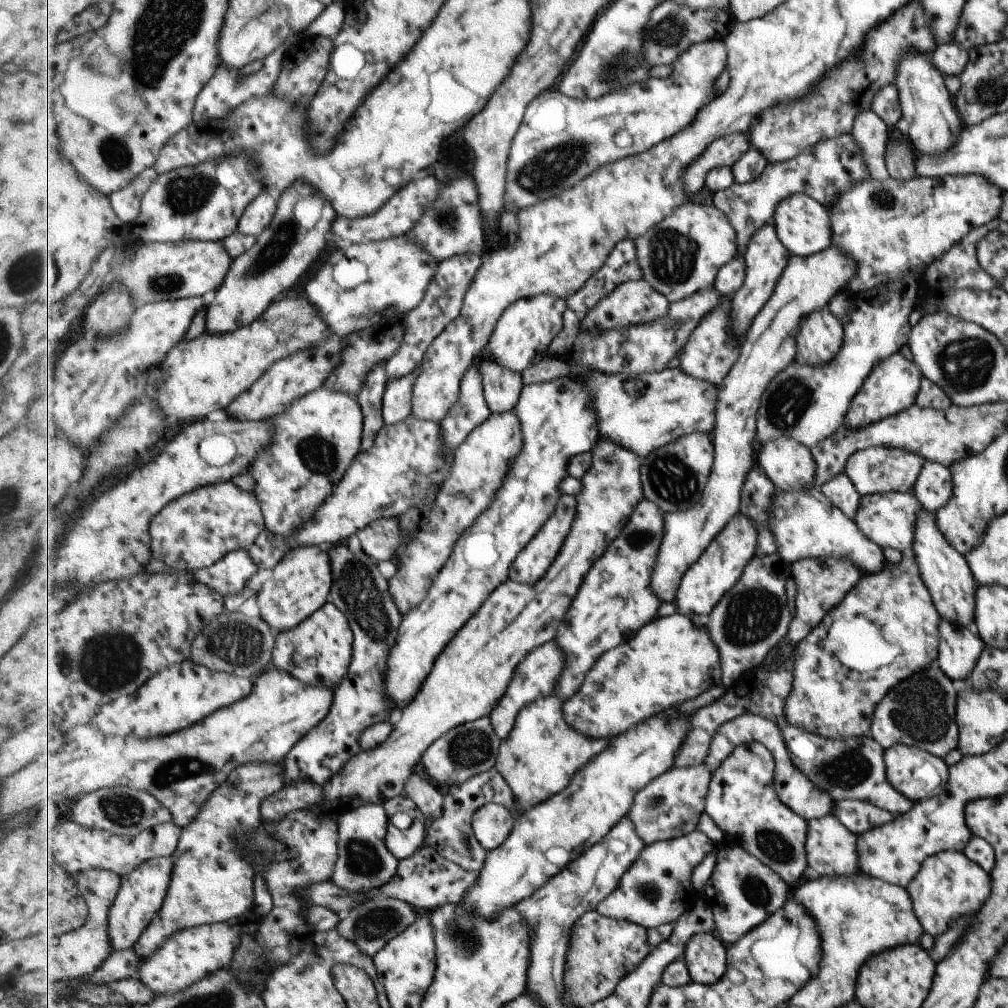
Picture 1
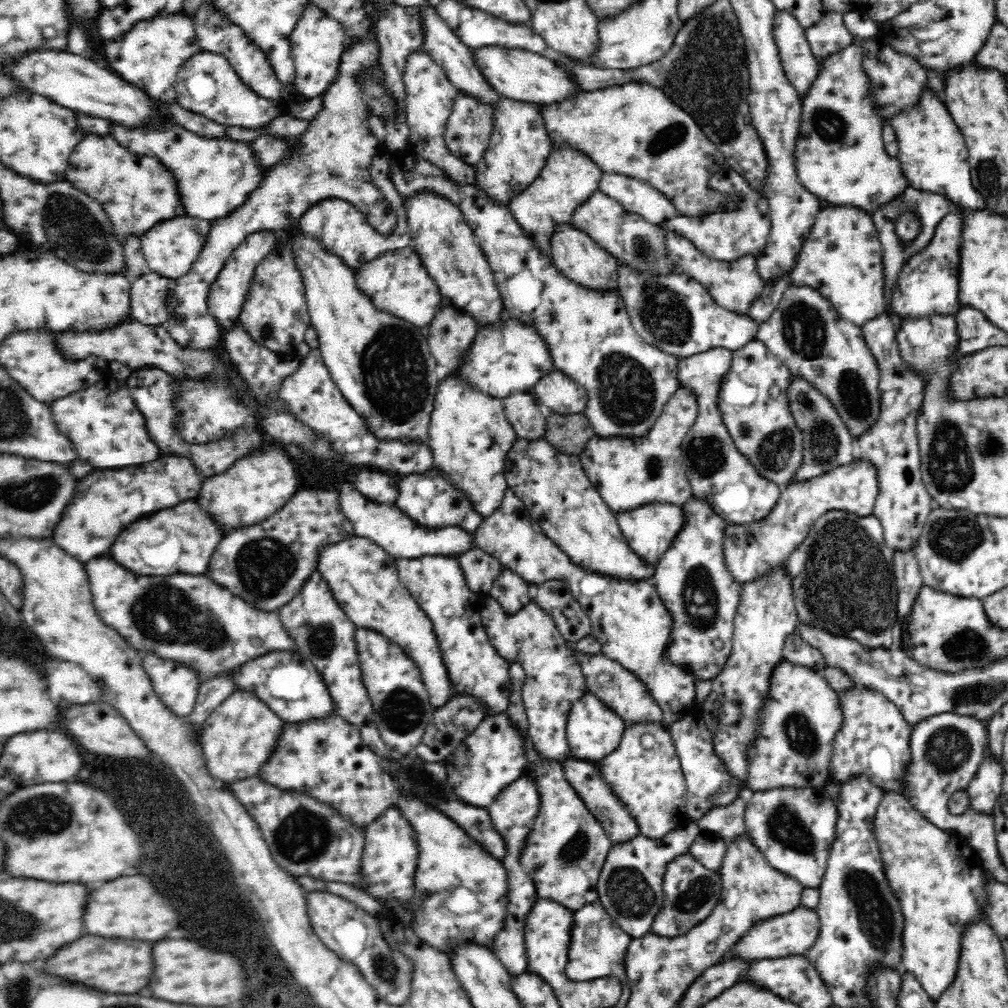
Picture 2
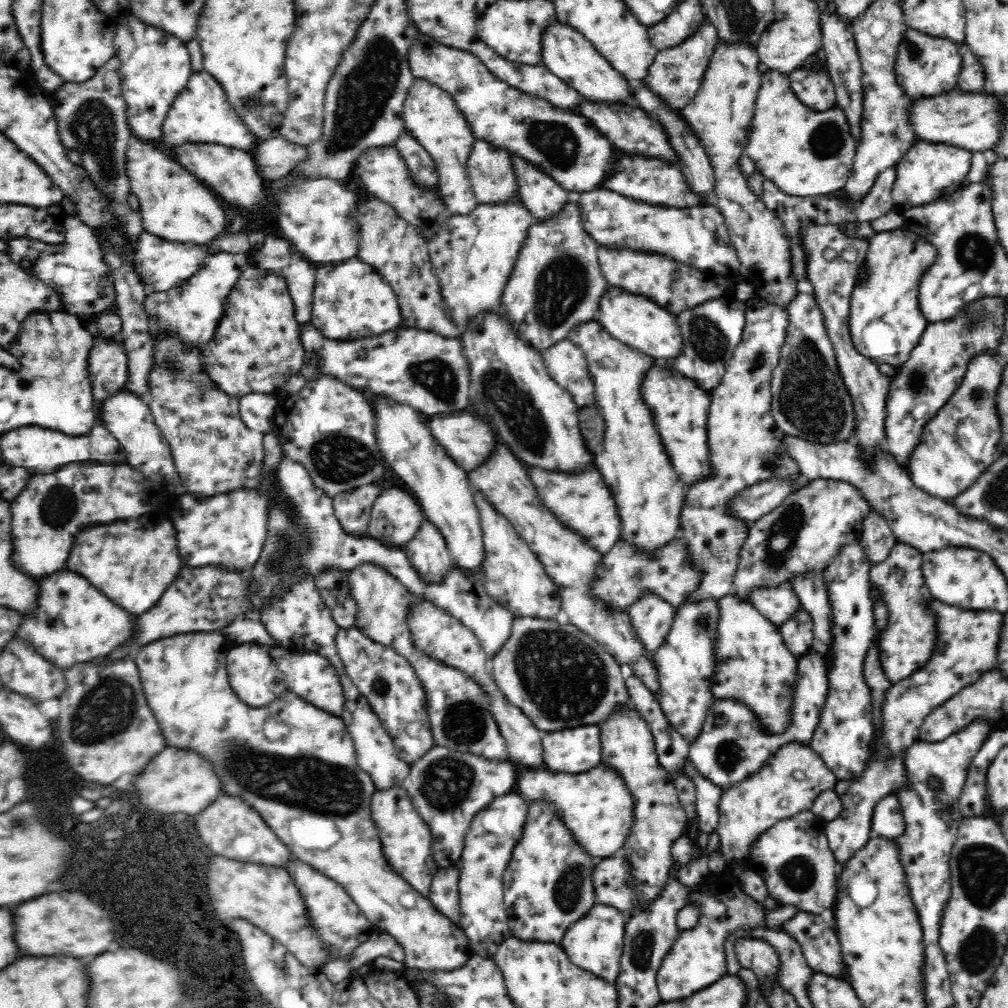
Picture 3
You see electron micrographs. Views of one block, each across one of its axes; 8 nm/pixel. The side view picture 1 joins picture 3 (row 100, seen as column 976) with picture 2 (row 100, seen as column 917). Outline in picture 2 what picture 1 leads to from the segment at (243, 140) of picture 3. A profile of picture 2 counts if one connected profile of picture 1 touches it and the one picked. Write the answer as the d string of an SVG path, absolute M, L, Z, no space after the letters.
M200 51L193 54L178 71L176 102L184 109L201 114L214 122L229 127L255 129L267 125L281 115L282 104L262 98L242 82L228 59L218 53Z

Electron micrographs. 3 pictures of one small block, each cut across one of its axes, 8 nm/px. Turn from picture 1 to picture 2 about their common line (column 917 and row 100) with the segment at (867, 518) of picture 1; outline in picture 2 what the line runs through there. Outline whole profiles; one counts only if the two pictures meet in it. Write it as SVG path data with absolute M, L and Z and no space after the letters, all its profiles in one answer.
M503 98L494 110L494 130L483 159L476 169L475 186L494 206L509 206L512 198L522 194L542 172L552 153L552 146L543 126L542 106L527 102L514 102Z

